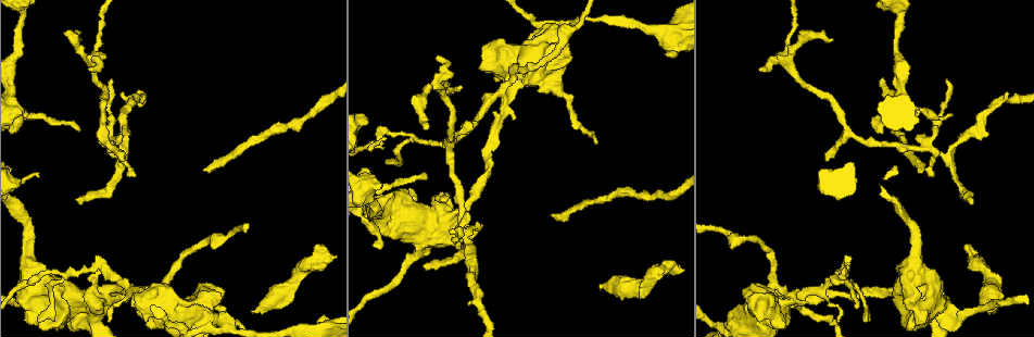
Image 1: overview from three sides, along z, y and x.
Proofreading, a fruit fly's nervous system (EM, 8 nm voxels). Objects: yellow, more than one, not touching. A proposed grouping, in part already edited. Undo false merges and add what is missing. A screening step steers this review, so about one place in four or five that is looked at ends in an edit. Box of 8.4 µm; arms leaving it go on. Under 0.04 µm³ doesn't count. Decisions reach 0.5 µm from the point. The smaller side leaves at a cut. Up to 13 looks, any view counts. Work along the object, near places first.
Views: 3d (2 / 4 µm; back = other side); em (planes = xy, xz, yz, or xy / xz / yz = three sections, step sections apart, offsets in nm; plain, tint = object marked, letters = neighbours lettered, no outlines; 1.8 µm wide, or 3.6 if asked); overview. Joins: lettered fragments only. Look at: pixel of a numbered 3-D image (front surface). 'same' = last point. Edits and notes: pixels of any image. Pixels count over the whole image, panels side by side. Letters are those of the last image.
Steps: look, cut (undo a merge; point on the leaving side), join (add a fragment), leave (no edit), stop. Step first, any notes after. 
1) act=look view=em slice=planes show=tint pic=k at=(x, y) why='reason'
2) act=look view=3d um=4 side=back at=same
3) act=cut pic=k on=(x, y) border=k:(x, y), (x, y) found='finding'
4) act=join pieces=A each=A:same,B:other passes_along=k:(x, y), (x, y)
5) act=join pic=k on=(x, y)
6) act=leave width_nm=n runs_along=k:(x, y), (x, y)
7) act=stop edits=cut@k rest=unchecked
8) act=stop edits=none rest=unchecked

act=look view=em slice=yz step=8 show=tint pic=1 at=(946, 158) why='sharp bend'

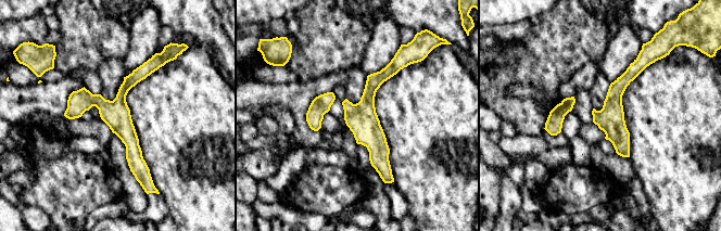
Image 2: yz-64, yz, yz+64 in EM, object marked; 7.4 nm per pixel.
act=look view=em slice=planes show=letters at=same why='cut it another way'

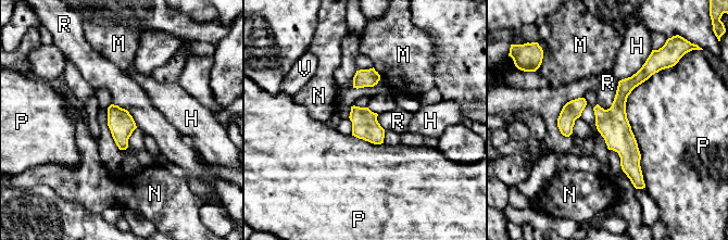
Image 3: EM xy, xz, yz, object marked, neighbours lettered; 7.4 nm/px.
act=leave each=H:other,M:other,N:other,P:other,R:other,V:other runs_along=3:(650, 71), (619, 100), (634, 180) found='one cell here'

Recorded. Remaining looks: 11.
act=look view=3d um=2 pic=1 at=(468, 122) why='thin end'

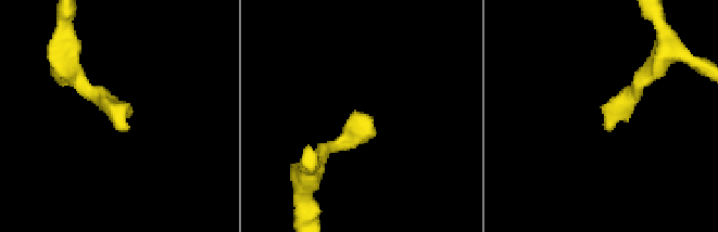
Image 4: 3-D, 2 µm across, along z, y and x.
act=look view=em slice=yz step=4 show=letters pic=4 at=(119, 128) why='shape alone is not enough'

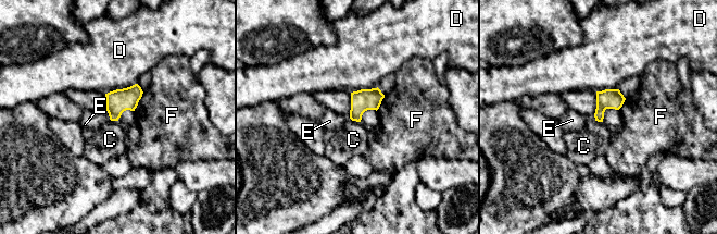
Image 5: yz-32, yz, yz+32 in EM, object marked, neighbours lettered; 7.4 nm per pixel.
act=leave longest_contact=D:240nm each=C:other,D:other,E:other,F:other border=5:(351, 119), (360, 122) found='no lettered fragment goes on from it'

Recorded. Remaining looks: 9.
act=look view=em slice=xz step=16 show=letters pic=1 at=(438, 84) why='branch point'

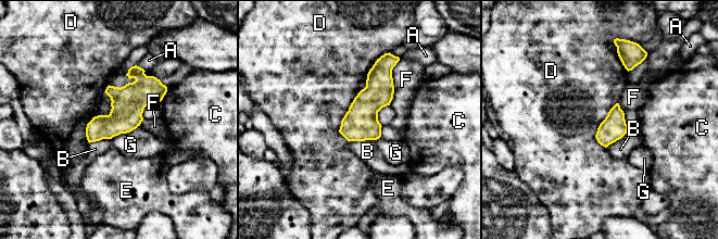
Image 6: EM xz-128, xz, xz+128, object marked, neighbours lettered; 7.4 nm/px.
act=leave each=A:other,B:other,C:other,D:other,E:other,F:other,G:other runs_along=6:(164, 89), (146, 90), (90, 139) found='all the same cell'

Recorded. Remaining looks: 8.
act=look view=em slice=planes show=plain pic=1 at=(112, 78) why='thin end'

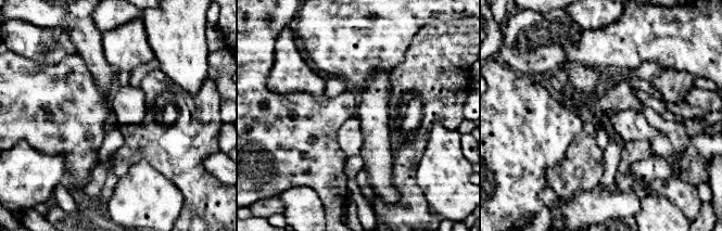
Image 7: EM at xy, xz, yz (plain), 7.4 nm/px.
act=look view=em slice=planes show=letters at=same

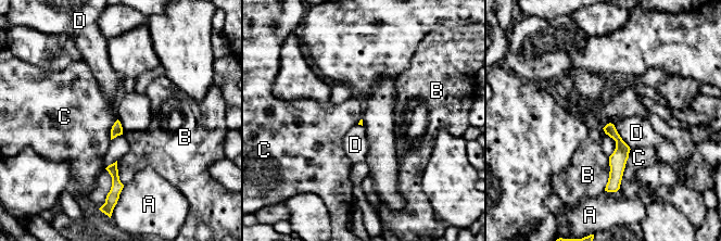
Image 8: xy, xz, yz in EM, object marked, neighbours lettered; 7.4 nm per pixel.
act=leave each=A:other,B:other,C:other,D:other runs_along=8:(609, 126), (619, 141), (612, 186) found='none of them fits'

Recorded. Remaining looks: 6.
act=look view=em slice=xy step=16 show=tint pic=1 at=(735, 319) why='sharp bend'

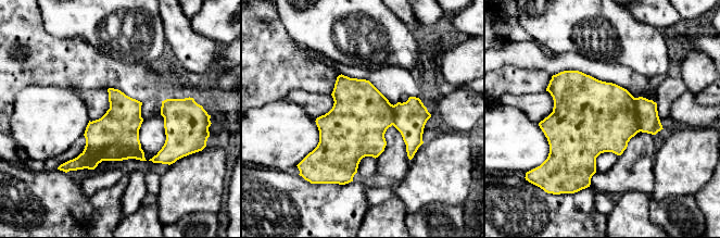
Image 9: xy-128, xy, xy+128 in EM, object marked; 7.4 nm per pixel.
act=look view=em slice=planes show=letters at=same why='another direction'

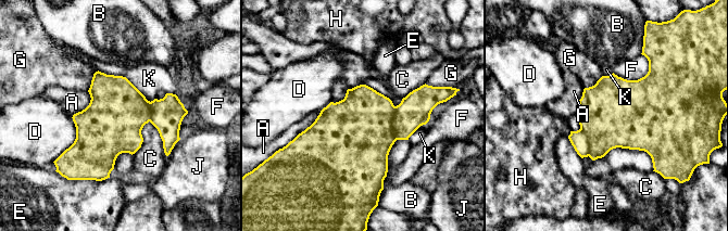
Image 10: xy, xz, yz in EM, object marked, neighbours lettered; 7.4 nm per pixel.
act=cut pic=10 on=(414, 111) width_nm=440 each=A:other,B:other,C:other,D:other,E:other,F:other,G:other,H:other,J:other,K:other border=10:(394, 106), (392, 130), (397, 139) found='two cells meet here'

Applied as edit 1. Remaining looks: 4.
act=look view=overview why='redraw'

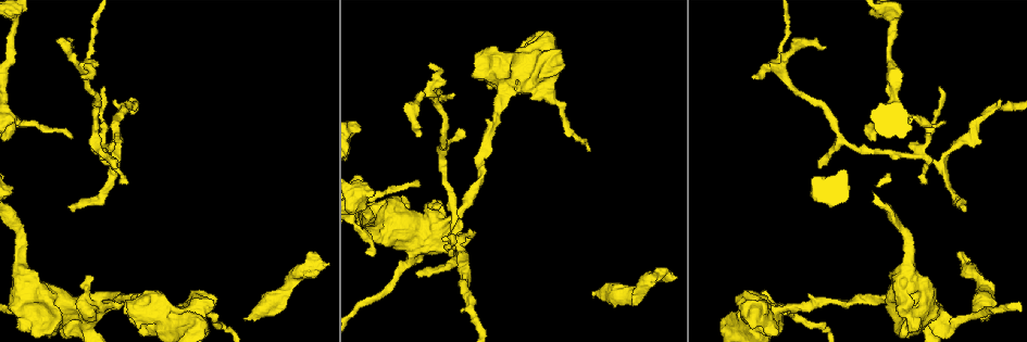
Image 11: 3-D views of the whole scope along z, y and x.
act=look view=3d um=2 pic=11 at=(593, 297) why='an open end'

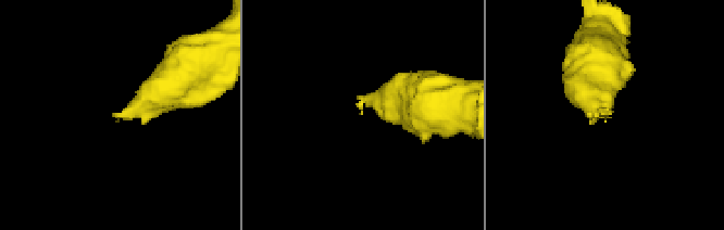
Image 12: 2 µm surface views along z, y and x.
act=look view=em slice=xz step=16 show=tint pic=12 at=(118, 118) why='need the tissue'

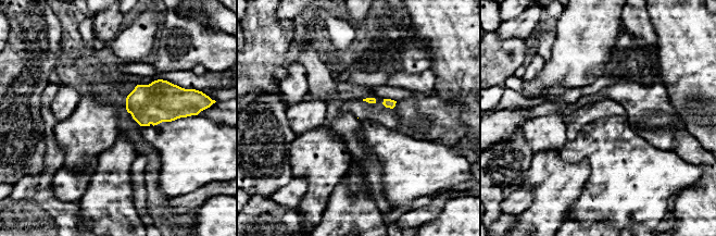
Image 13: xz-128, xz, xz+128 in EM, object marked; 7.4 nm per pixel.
act=look view=em slice=planes show=letters at=same

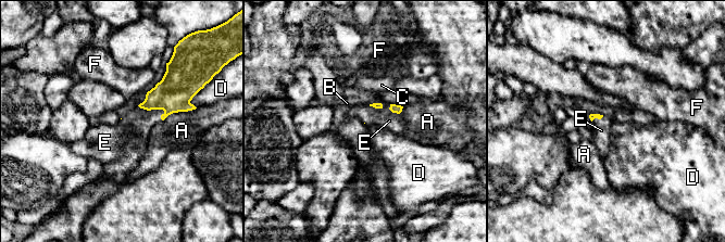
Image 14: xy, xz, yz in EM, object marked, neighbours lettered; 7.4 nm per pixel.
act=join pieces=E each=A:other,B:other,C:other,D:other,E:same,F:other passes_along=14:(178, 86), (155, 109), (138, 122) found='it goes on there'

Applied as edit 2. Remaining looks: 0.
act=stop edits=cut@10,join@14 rest=unchecked

